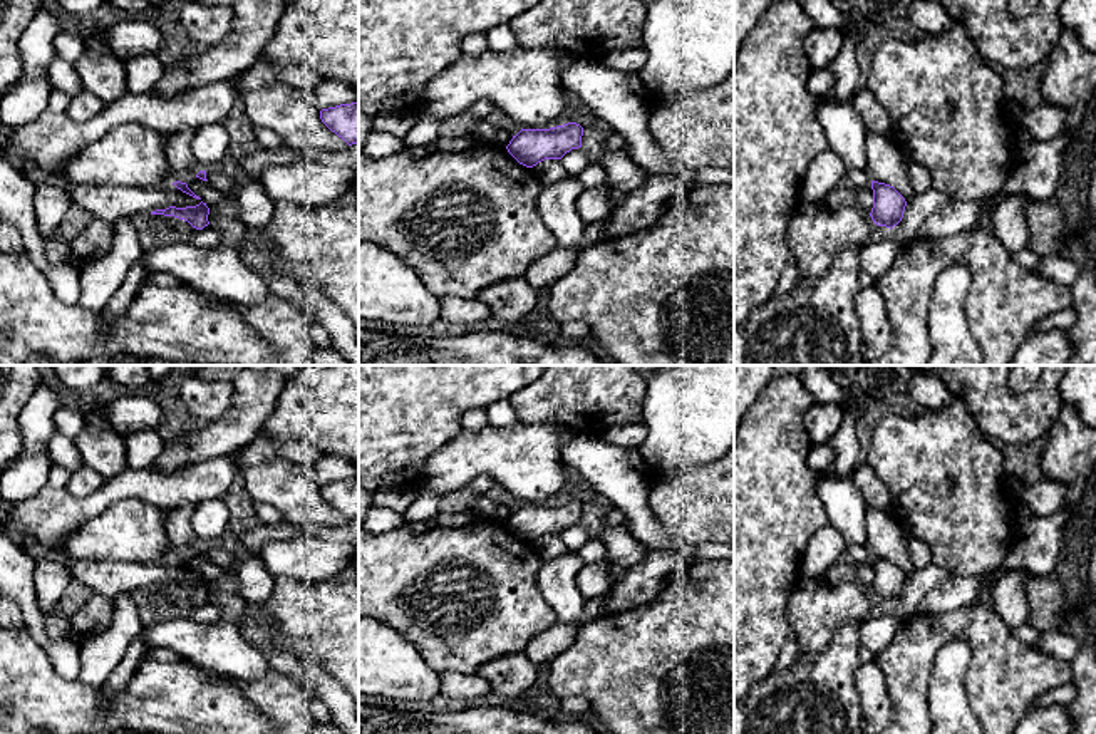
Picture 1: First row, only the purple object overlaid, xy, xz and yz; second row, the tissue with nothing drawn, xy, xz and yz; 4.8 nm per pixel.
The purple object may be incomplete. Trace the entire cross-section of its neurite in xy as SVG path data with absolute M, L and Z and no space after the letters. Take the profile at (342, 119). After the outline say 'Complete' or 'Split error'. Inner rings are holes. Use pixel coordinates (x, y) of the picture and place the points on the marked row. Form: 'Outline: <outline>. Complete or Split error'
Outline: M359 101L320 111L322 122L349 146L359 144Z. Complete

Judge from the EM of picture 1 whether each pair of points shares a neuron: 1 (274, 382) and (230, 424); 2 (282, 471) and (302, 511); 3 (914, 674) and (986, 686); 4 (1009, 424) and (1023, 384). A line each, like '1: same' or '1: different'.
1: same
2: same
3: same
4: different

